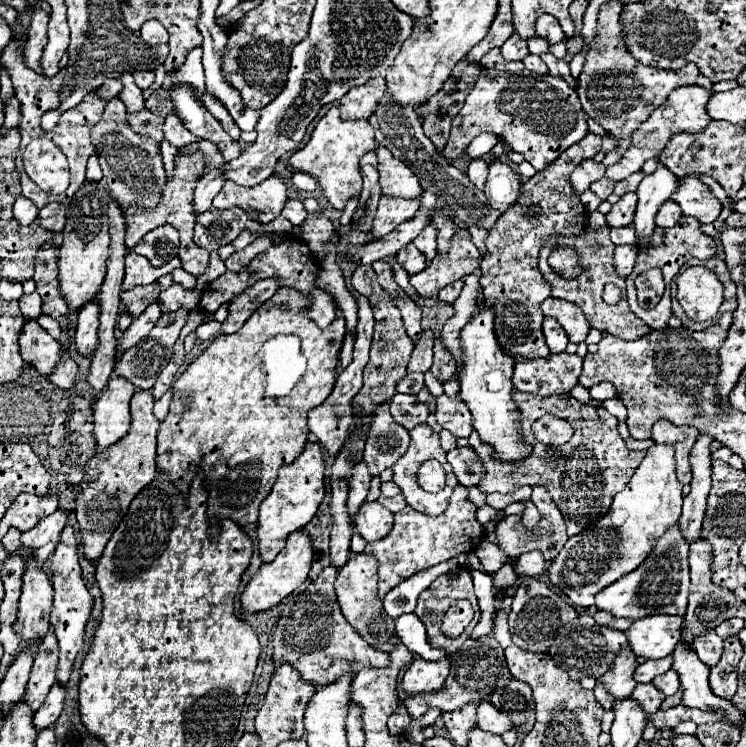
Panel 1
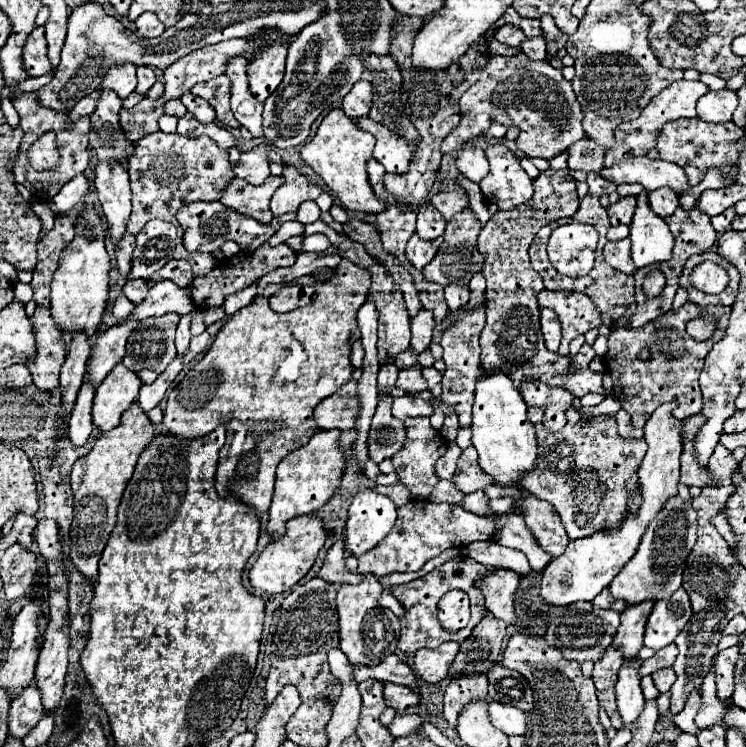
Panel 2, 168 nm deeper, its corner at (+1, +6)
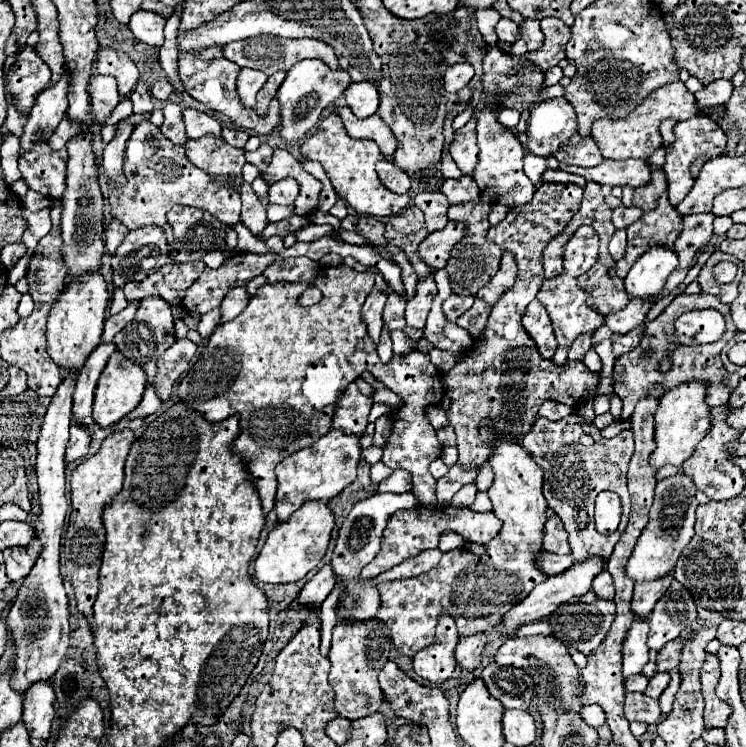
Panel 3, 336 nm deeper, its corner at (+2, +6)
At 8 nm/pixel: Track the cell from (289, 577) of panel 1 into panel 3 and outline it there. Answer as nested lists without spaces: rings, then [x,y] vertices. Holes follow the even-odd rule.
[[[324,502],[304,504],[288,518],[288,522],[276,524],[274,530],[268,534],[268,540],[254,564],[256,578],[266,584],[288,584],[302,580],[324,558],[332,528],[334,528],[334,516],[328,504]]]

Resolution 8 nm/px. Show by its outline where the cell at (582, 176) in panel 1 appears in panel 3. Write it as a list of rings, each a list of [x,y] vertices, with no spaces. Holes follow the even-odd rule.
[[[576,136],[576,140],[568,144],[568,148],[560,148],[560,152],[556,152],[556,158],[562,164],[574,164],[574,166],[598,166],[604,160],[596,142],[592,138],[582,136]]]

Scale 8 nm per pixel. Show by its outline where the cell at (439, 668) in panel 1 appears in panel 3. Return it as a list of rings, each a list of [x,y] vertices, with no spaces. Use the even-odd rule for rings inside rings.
[[[442,614],[436,626],[436,642],[428,644],[414,656],[414,672],[432,684],[442,684],[456,670],[456,644],[456,622],[450,614]]]

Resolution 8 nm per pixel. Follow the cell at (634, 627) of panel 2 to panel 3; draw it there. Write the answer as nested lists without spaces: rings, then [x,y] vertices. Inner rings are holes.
[[[666,576],[664,580],[656,580],[652,584],[636,584],[634,586],[634,596],[632,596],[632,612],[638,620],[648,620],[656,600],[660,600],[660,596],[668,590],[672,582],[672,576]]]

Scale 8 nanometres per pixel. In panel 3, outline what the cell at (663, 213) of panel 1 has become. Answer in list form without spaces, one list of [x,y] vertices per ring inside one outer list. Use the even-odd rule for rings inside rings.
[[[656,168],[656,176],[652,176],[652,184],[646,184],[644,188],[636,188],[634,190],[634,206],[638,206],[644,212],[650,212],[652,208],[656,208],[658,198],[668,190],[666,184],[666,176],[660,168]]]

